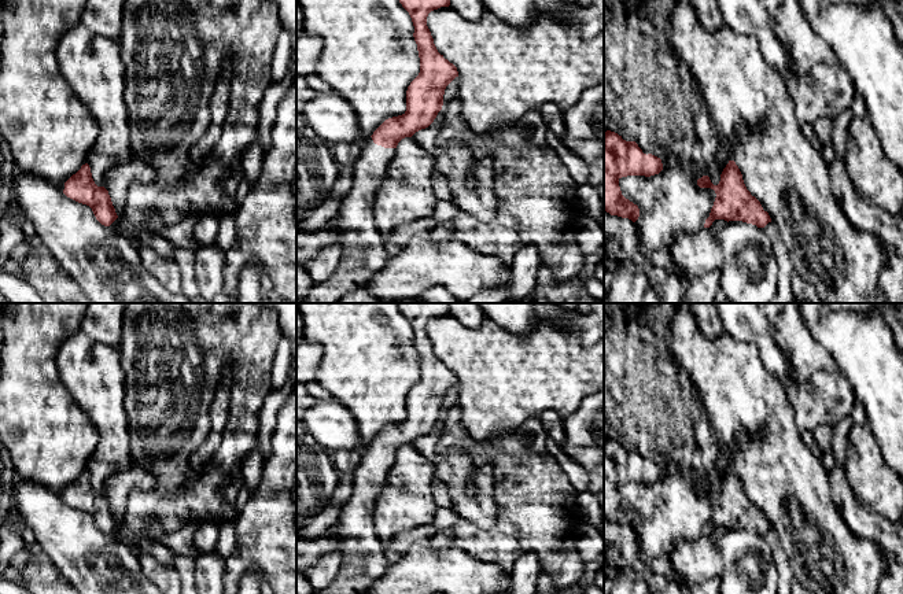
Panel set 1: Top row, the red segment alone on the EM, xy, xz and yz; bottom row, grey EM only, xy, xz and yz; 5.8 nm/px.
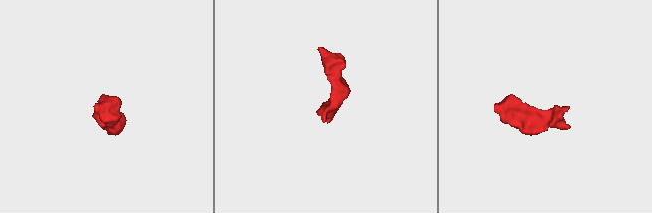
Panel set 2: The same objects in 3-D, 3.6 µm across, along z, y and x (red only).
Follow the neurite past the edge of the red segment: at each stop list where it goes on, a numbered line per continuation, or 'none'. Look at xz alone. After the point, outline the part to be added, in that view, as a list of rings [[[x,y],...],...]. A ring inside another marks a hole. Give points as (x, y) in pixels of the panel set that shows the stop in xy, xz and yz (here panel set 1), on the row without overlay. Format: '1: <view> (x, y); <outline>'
1: xz (364, 561); [[[372,444],[362,450],[353,494],[332,528],[339,536],[335,551],[343,554],[342,567],[327,587],[313,594],[364,594],[384,573],[390,560],[373,530],[373,510],[394,464],[395,455],[377,453]]]

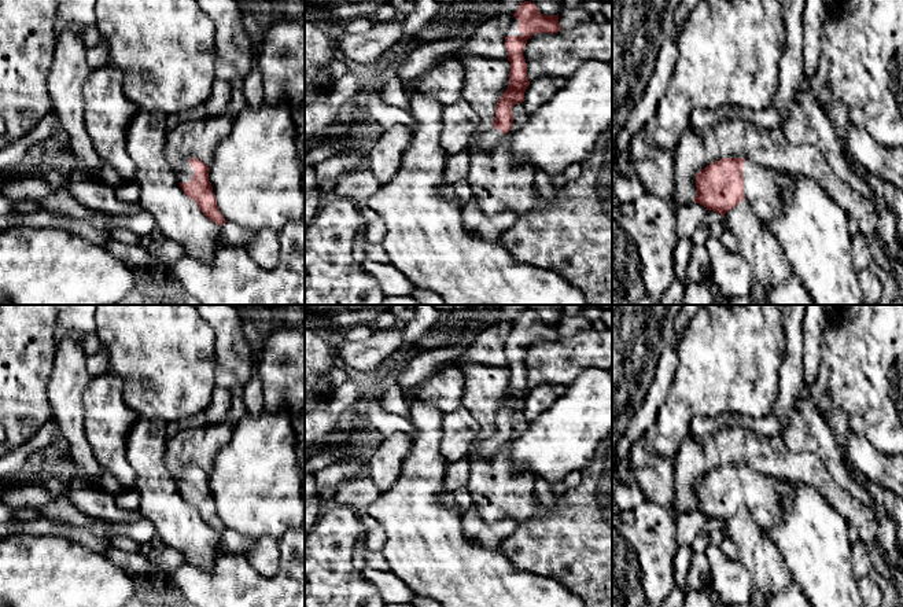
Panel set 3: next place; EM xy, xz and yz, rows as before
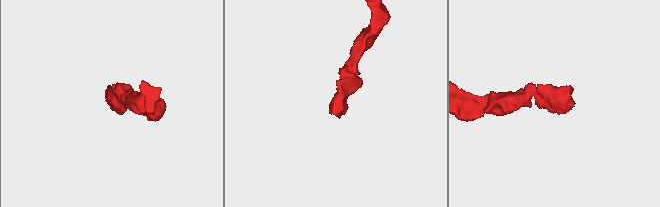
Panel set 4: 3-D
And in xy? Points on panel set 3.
1: xy (185, 481); [[[184,468],[183,474],[177,477],[178,490],[189,490],[194,485],[194,475],[191,474],[189,468]]]

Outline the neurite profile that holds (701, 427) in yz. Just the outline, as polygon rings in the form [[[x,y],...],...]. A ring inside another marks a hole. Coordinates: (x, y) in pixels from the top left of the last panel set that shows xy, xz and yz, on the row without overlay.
[[[727,412],[715,416],[696,416],[692,419],[690,437],[703,444],[705,438],[723,430],[725,427],[731,426],[734,420],[734,415]]]

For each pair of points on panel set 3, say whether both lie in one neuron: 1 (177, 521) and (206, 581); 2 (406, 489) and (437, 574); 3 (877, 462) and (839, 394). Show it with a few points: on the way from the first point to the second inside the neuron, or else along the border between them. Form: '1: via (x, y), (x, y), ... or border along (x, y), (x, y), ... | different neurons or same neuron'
1: border along (225, 554), (210, 570), (184, 563) | different neurons
2: via (412, 510), (412, 517), (427, 541), (430, 554) | same neuron
3: border along (851, 431), (863, 434), (880, 451), (888, 455) | different neurons

